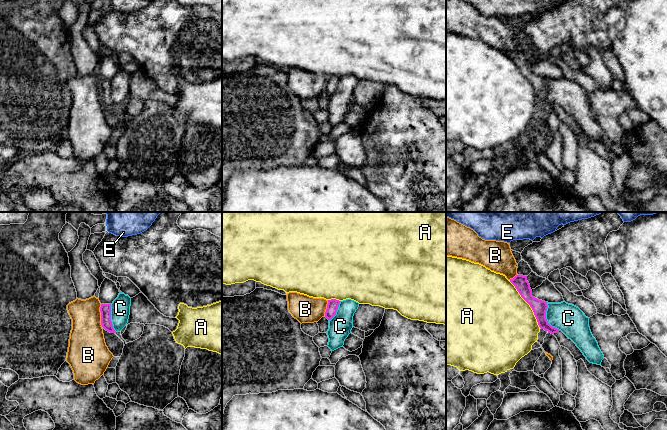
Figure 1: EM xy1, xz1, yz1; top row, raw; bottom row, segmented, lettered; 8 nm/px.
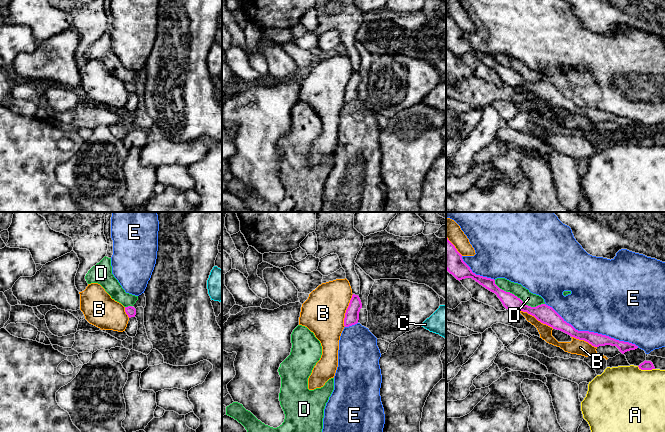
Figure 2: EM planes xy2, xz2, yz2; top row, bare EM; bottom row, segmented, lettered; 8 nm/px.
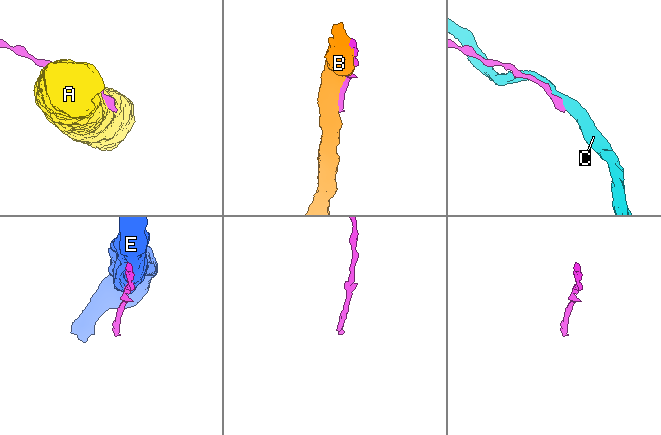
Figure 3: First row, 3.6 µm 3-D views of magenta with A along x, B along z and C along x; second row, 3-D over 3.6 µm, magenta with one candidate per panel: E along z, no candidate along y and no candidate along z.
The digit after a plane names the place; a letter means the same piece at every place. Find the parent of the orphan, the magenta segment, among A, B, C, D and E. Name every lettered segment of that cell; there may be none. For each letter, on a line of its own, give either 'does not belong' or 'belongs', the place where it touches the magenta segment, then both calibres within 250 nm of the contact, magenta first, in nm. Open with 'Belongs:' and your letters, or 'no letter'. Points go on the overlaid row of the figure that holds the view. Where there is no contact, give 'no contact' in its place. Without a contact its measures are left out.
Belongs: no letter
A: does not belong; contact yz1 (528, 303); calibres 120 and 500 nm
B: does not belong; contact yz2 (536, 318); calibres 150 and 110 nm
C: does not belong; contact yz1 (545, 318); calibres 120 and 220 nm
D: does not belong; contact yz2 (517, 297); calibres 140 and 110 nm
E: does not belong; contact yz2 (592, 332); calibres 110 and 500 nm

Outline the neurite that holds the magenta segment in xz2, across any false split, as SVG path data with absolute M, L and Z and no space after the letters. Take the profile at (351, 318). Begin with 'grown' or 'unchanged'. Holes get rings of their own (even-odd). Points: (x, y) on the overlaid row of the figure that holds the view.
unchanged; M353 294L345 313L345 318L344 318L345 327L349 327L358 323L359 312L361 308L362 308L362 303L359 296Z

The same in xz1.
unchanged; M336 299L328 300L327 309L325 312L325 317L328 320L331 320L336 315L340 302L341 301Z

